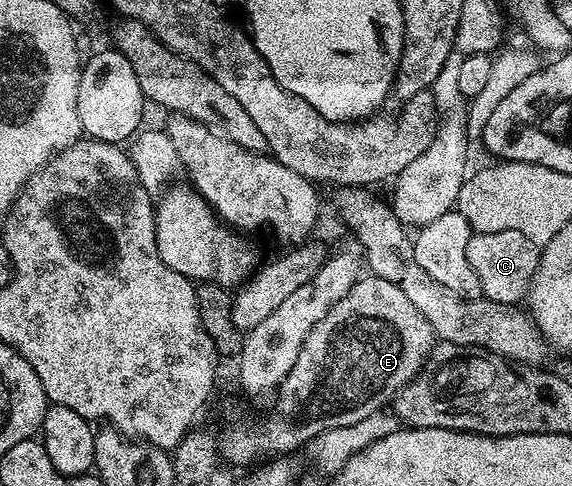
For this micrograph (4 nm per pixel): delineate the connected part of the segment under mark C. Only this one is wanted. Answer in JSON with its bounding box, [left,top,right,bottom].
[469,231,540,305]

